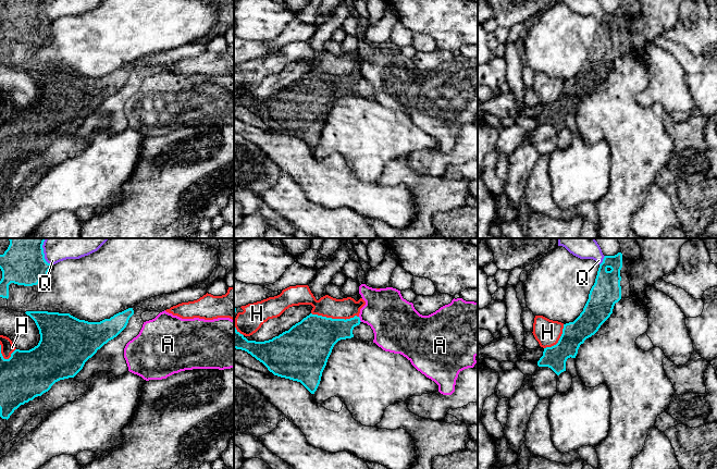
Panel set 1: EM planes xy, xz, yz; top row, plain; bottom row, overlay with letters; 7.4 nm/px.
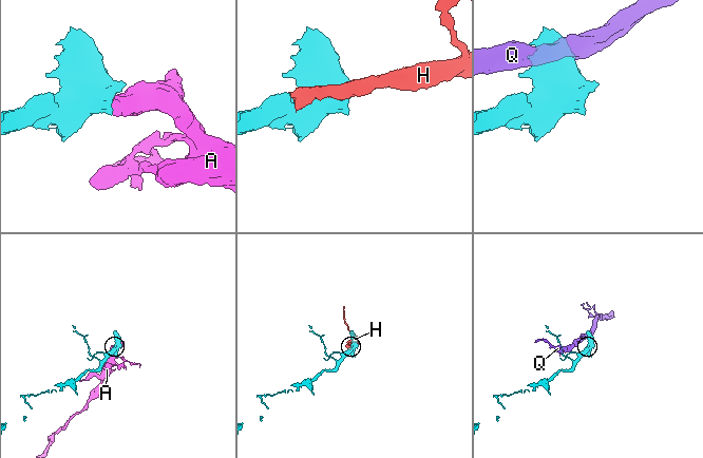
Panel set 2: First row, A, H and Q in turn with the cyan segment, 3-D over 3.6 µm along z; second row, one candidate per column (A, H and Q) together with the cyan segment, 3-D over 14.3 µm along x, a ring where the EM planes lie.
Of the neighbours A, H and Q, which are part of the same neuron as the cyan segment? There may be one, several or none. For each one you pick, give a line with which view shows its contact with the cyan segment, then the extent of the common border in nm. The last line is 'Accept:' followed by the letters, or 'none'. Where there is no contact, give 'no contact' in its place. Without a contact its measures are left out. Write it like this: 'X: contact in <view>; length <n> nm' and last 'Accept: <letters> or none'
H: contact in xz; length 360 nm
Accept: H

